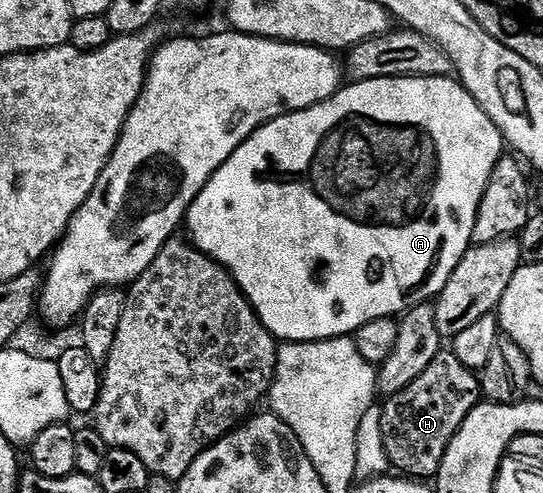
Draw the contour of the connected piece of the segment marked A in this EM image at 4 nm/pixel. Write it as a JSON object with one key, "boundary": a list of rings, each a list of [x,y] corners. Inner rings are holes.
{"boundary":[[[393,76],[392,78],[376,78],[375,80],[359,80],[357,82],[347,83],[339,88],[338,93],[331,100],[320,102],[311,108],[305,108],[299,112],[288,112],[277,116],[275,120],[269,120],[262,127],[257,128],[246,141],[232,154],[232,158],[228,158],[228,162],[224,162],[224,166],[220,166],[220,170],[214,177],[206,183],[206,188],[194,200],[194,205],[190,207],[188,213],[188,228],[190,224],[190,232],[192,242],[201,252],[205,252],[207,256],[211,256],[213,260],[217,260],[234,275],[234,280],[241,286],[242,292],[249,298],[251,306],[258,311],[258,316],[271,334],[282,342],[305,342],[308,340],[335,340],[338,336],[347,338],[353,337],[355,332],[359,332],[368,322],[379,320],[380,318],[398,318],[403,314],[415,308],[417,304],[425,304],[439,297],[445,287],[448,286],[449,279],[452,278],[453,272],[460,262],[466,257],[472,245],[475,243],[474,231],[476,230],[476,222],[478,221],[478,211],[482,205],[482,199],[486,193],[486,188],[490,184],[490,179],[494,176],[494,168],[504,155],[504,137],[502,129],[494,123],[492,119],[482,107],[476,102],[476,98],[463,88],[457,79],[447,78],[444,76]]]}

